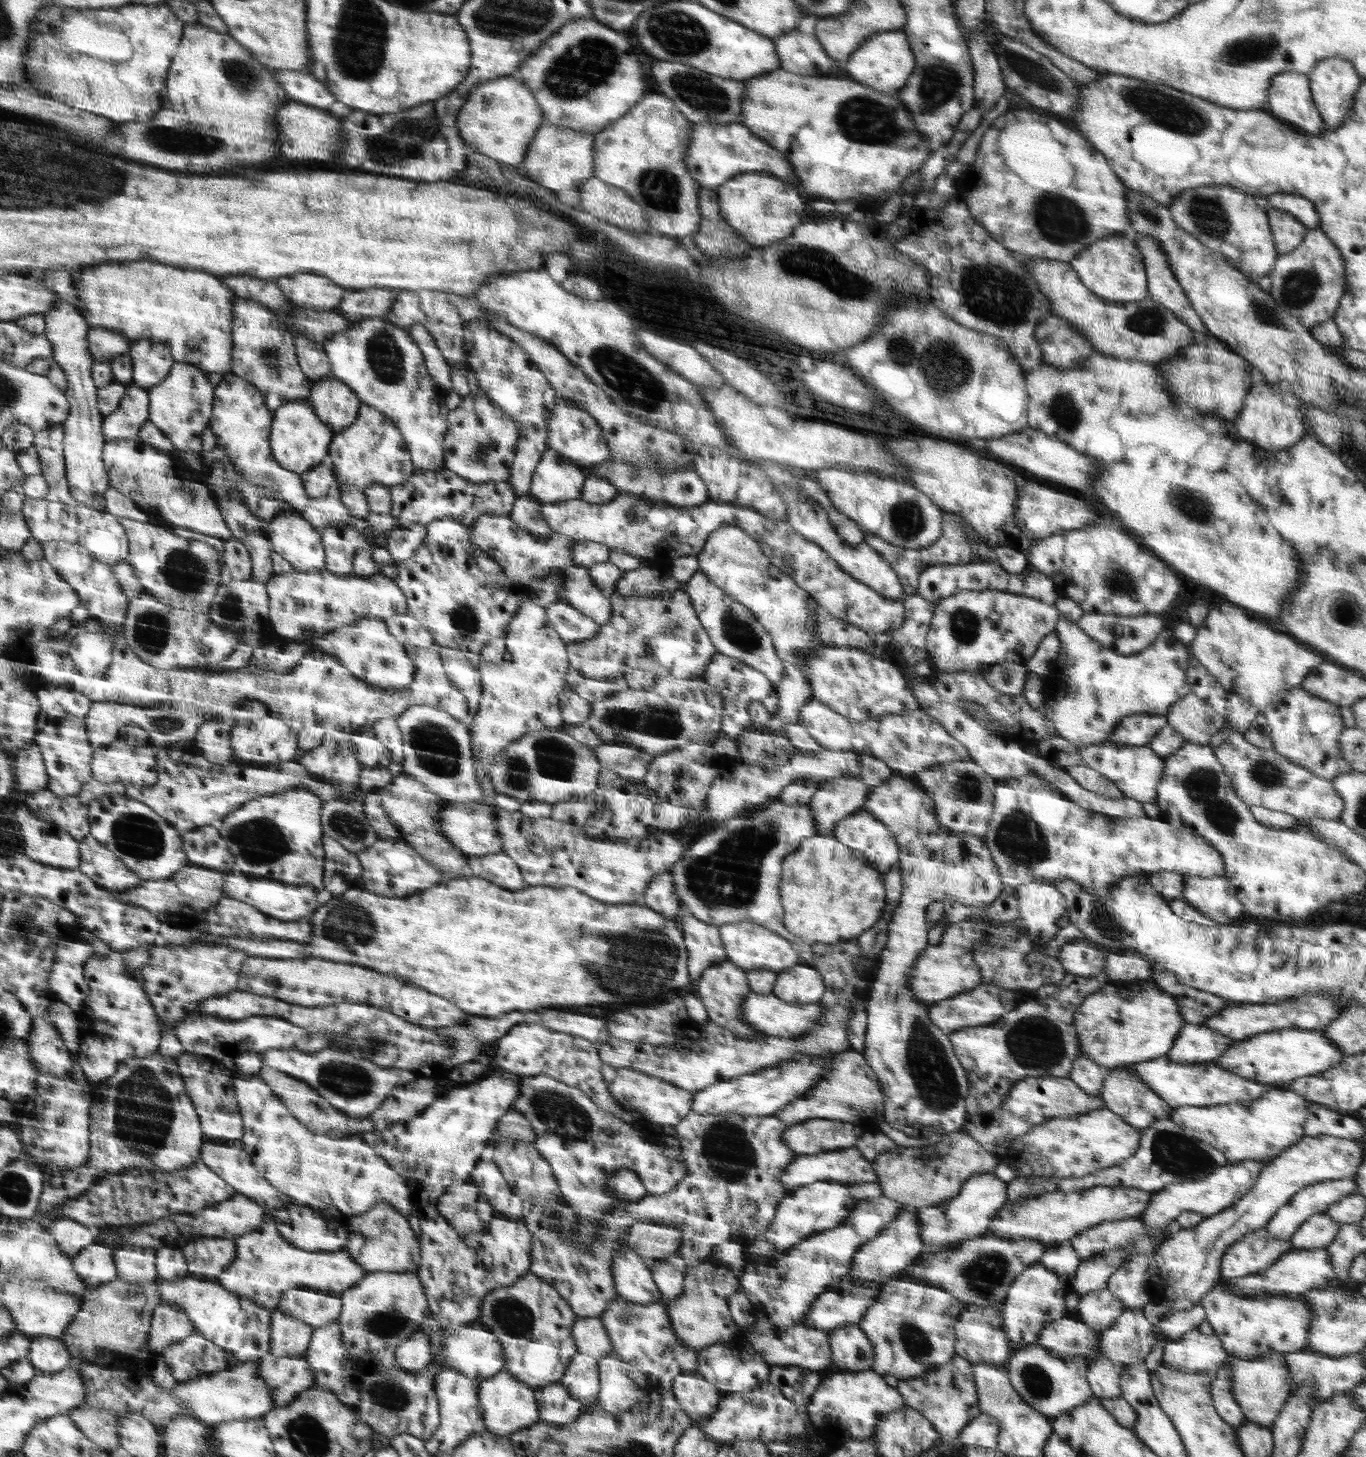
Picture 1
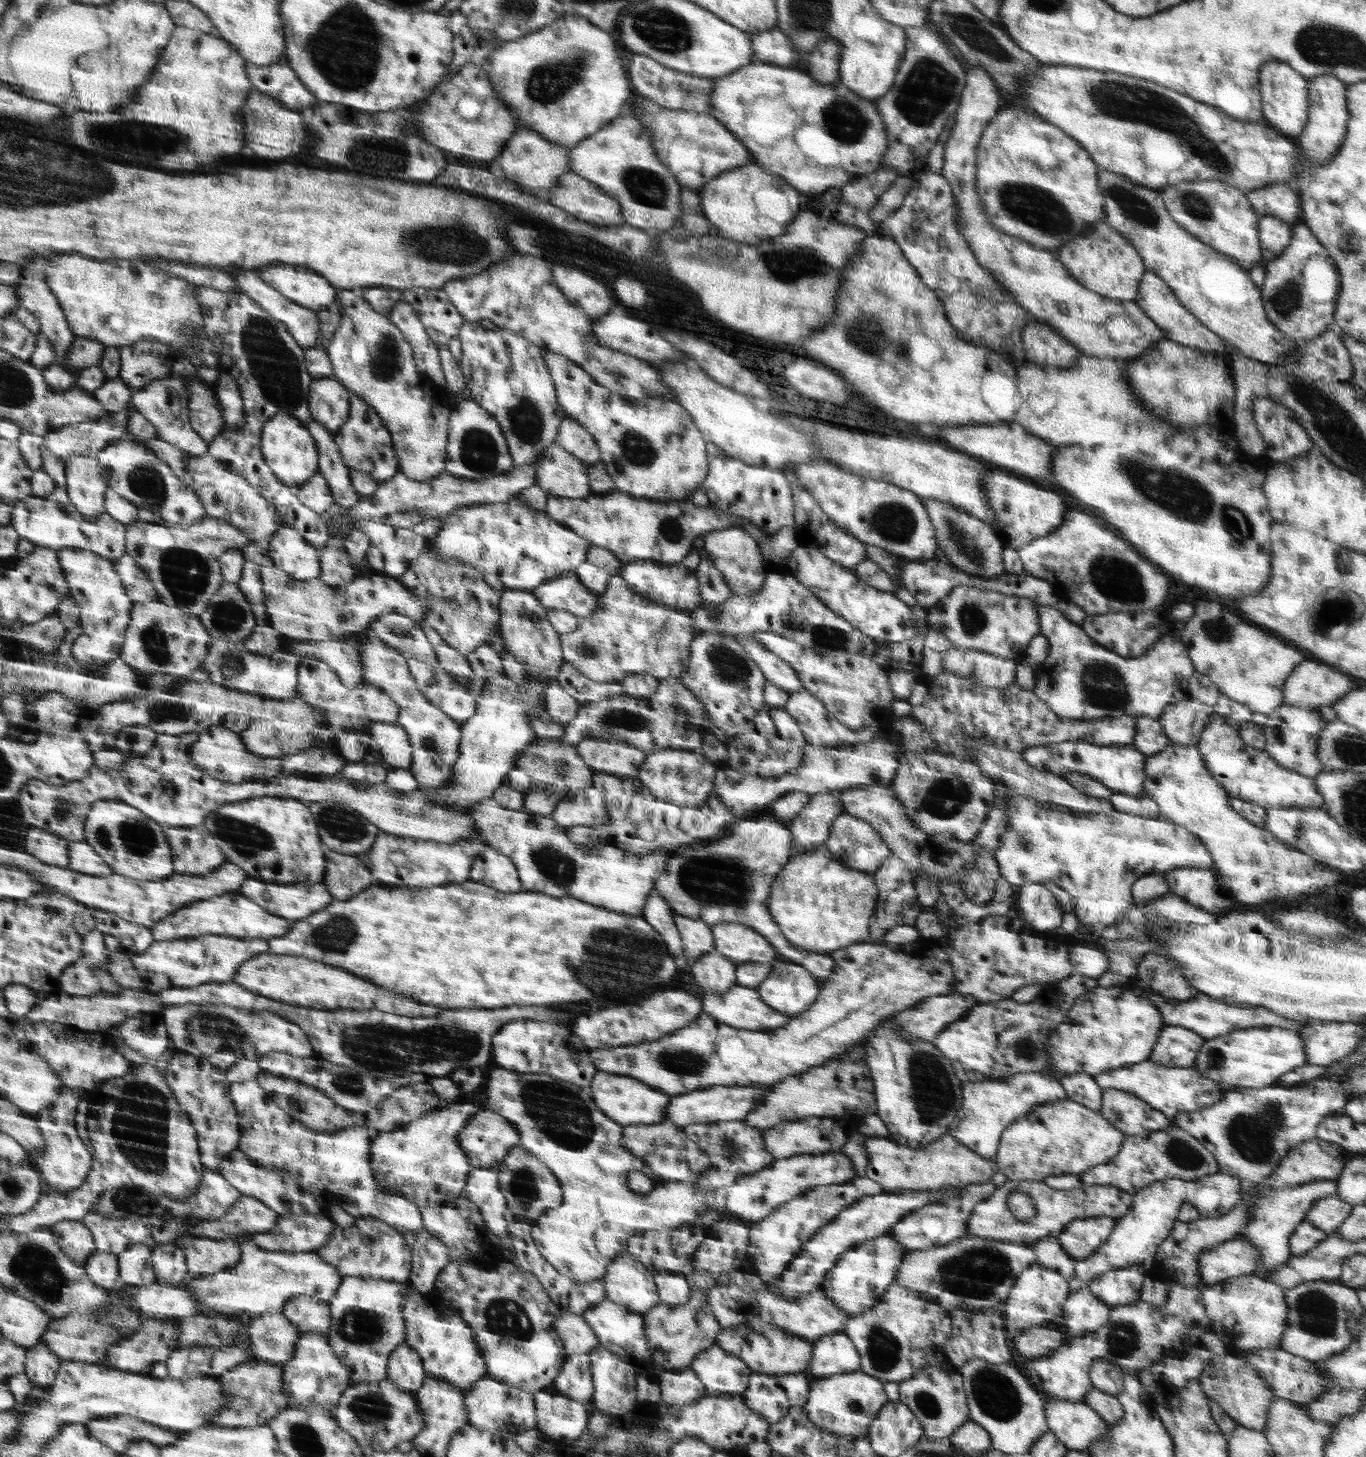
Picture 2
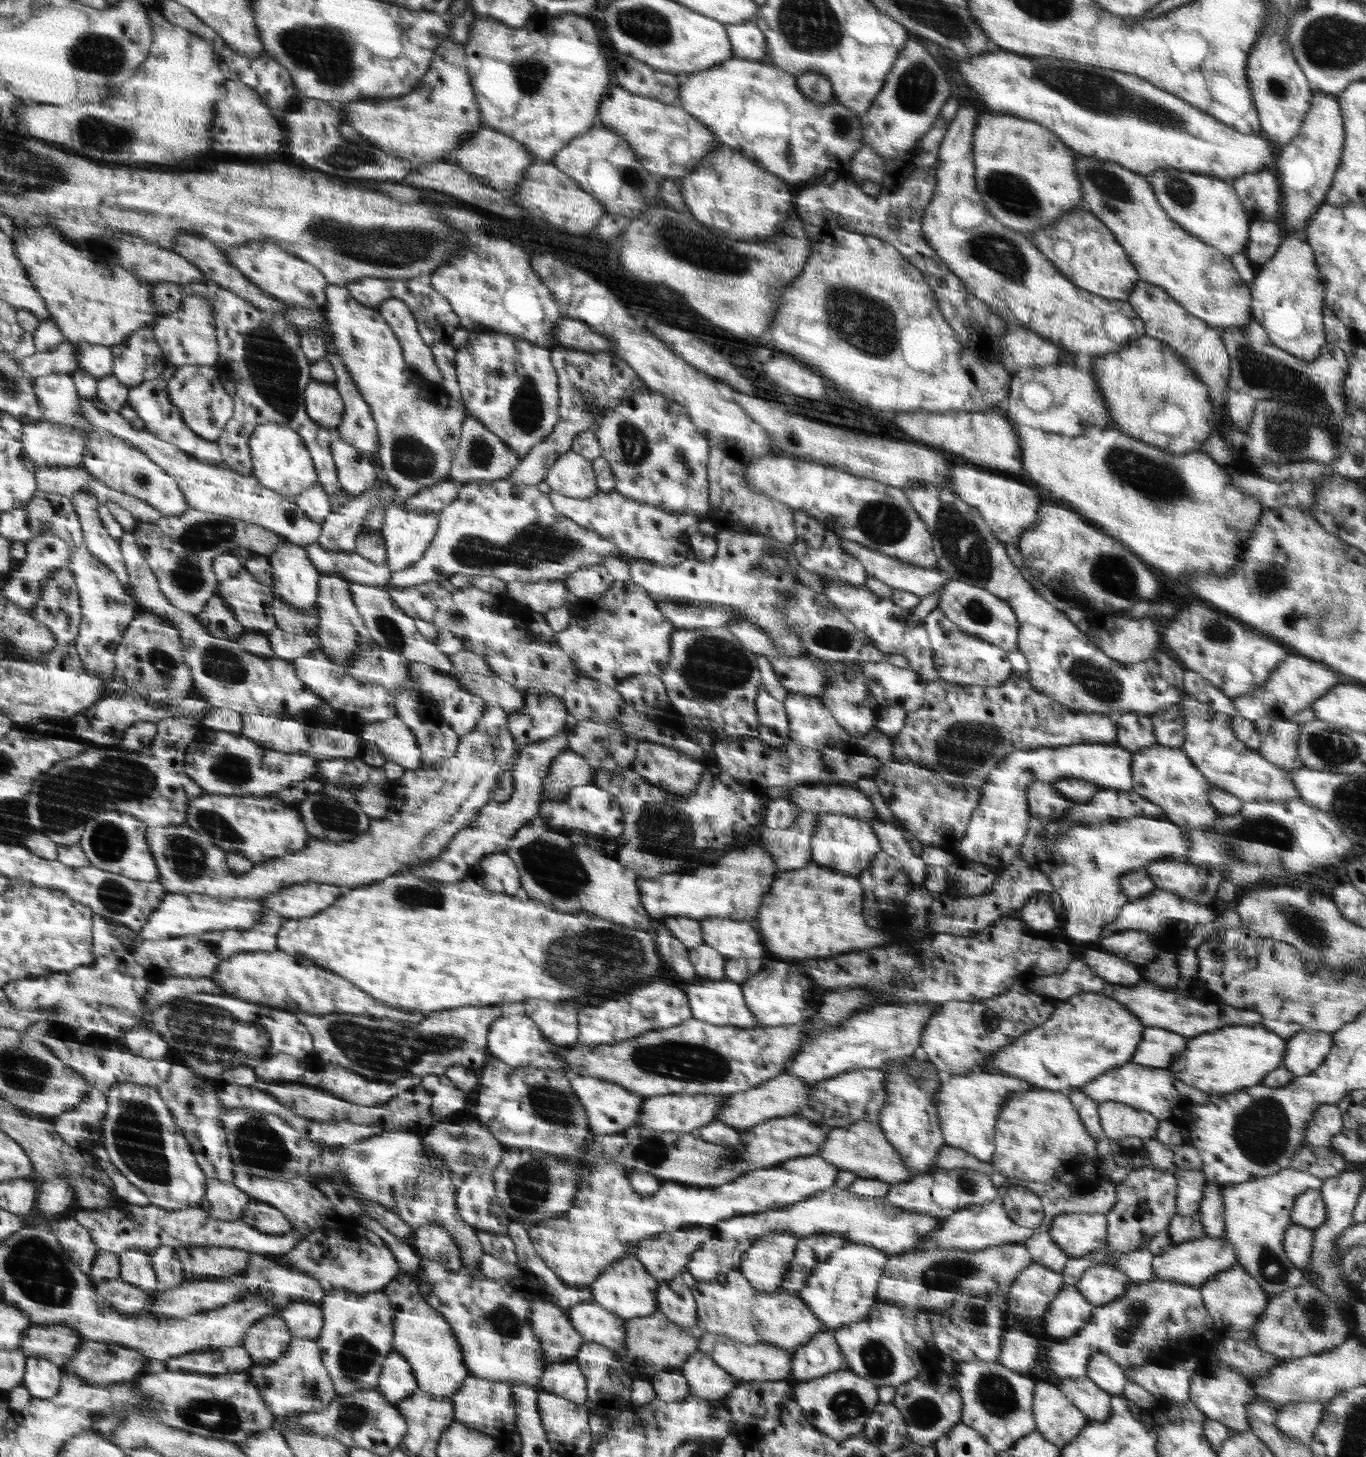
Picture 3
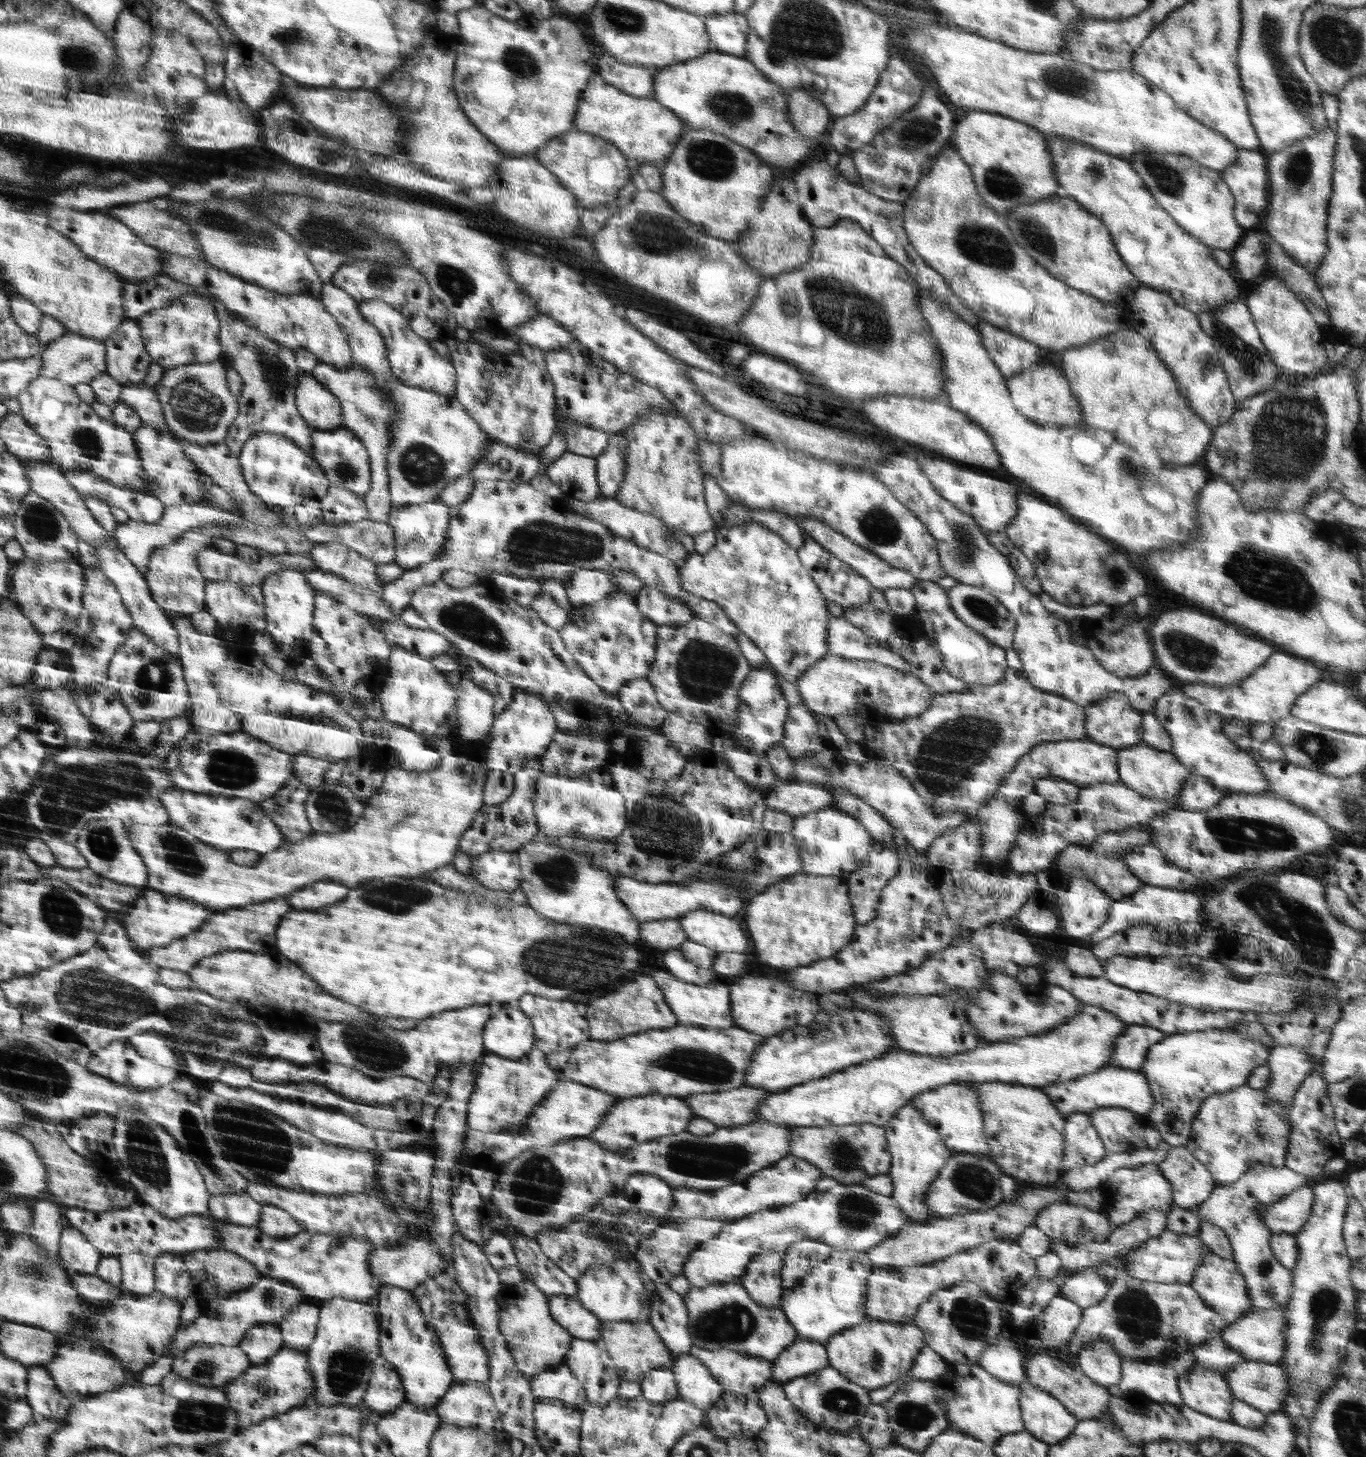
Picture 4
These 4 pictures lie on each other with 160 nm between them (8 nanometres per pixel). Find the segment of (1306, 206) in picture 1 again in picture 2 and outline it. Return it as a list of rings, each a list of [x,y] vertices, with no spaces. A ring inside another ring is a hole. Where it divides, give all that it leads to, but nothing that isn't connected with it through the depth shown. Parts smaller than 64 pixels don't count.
[[[1286,182],[1270,183],[1262,188],[1252,189],[1246,195],[1259,219],[1274,216],[1293,223],[1300,218],[1301,198],[1295,188]]]

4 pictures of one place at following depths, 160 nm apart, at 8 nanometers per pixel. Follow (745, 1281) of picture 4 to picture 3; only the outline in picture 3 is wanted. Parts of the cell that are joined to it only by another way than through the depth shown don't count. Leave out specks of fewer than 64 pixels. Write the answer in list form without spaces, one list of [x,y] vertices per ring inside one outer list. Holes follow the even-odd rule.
[[[794,1233],[760,1237],[751,1244],[738,1270],[760,1292],[779,1292],[799,1240]]]

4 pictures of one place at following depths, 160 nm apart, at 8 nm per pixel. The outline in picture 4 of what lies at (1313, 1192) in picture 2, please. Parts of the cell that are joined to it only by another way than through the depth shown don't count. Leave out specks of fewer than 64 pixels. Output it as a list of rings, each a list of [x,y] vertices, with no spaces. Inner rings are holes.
[[[1256,1164],[1250,1167],[1236,1182],[1227,1185],[1215,1185],[1208,1200],[1193,1210],[1201,1223],[1208,1221],[1225,1232],[1230,1246],[1234,1250],[1233,1262],[1238,1266],[1240,1275],[1247,1284],[1247,1293],[1251,1301],[1250,1310],[1264,1308],[1274,1310],[1285,1308],[1292,1294],[1292,1272],[1280,1265],[1271,1249],[1272,1233],[1264,1225],[1262,1212],[1270,1204],[1282,1200],[1297,1188],[1306,1185],[1311,1178],[1305,1174],[1282,1167],[1269,1167]]]

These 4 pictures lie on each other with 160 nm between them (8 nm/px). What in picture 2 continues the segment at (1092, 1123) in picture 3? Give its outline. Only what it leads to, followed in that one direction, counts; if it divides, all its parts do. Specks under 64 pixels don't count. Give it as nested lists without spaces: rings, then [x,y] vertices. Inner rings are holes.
[[[1075,1072],[1066,1076],[1058,1075],[1058,1080],[1064,1087],[1068,1099],[1082,1104],[1094,1112],[1099,1112],[1103,1090],[1098,1086],[1094,1075]]]

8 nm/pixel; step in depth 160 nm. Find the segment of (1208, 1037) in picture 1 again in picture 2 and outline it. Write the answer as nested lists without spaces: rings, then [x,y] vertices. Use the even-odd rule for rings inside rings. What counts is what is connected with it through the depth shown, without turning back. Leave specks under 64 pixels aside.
[[[1166,1026],[1160,1029],[1148,1061],[1166,1067],[1190,1067],[1197,1050],[1204,1044],[1203,1036],[1184,1027]]]

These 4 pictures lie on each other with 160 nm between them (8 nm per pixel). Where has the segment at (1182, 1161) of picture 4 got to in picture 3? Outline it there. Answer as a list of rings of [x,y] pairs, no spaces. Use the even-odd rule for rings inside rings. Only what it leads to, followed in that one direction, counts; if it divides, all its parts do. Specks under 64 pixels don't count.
[[[1180,1169],[1173,1175],[1177,1180],[1177,1215],[1195,1217],[1204,1195],[1205,1174],[1203,1171]]]

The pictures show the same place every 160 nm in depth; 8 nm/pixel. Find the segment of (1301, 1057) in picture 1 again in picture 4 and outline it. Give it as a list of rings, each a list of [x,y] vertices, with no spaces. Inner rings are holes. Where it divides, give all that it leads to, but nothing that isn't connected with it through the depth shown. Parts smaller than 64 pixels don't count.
[[[1208,1029],[1179,1035],[1166,1035],[1146,1053],[1139,1071],[1155,1097],[1153,1109],[1146,1114],[1160,1133],[1165,1147],[1185,1146],[1191,1122],[1204,1099],[1246,1085],[1248,1077],[1267,1062],[1271,1049],[1237,1030]]]

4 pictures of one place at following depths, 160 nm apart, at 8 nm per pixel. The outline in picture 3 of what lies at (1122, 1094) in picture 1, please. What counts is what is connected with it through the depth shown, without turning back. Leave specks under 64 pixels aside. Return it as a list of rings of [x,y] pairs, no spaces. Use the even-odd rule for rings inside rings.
[[[1113,1100],[1100,1103],[1098,1112],[1104,1134],[1110,1140],[1124,1137],[1150,1139],[1159,1127],[1159,1120],[1149,1112]]]

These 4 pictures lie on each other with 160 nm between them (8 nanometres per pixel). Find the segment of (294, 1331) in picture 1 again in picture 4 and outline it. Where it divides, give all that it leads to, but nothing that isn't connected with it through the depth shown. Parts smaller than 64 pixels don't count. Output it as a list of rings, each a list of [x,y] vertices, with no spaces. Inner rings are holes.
[[[276,1324],[253,1327],[238,1346],[251,1357],[254,1364],[263,1365],[284,1348],[282,1330]]]

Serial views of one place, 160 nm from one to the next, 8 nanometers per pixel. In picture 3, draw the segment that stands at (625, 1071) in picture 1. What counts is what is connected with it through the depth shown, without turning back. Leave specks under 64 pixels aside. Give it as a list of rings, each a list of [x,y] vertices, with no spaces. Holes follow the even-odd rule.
[[[573,1076],[570,1077],[570,1081],[578,1099],[586,1107],[590,1127],[596,1135],[620,1133],[627,1128],[634,1127],[638,1122],[638,1118],[642,1114],[642,1106],[646,1102],[646,1096],[632,1092],[631,1089],[624,1088],[623,1085],[594,1076]]]

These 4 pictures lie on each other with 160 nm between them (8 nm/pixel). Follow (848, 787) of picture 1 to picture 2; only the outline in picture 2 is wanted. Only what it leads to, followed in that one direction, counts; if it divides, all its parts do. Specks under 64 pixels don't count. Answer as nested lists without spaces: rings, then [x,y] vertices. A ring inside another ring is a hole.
[[[829,791],[811,796],[811,801],[790,823],[794,844],[792,856],[810,853],[830,838],[831,828],[836,818],[846,813],[841,800],[841,792]]]

